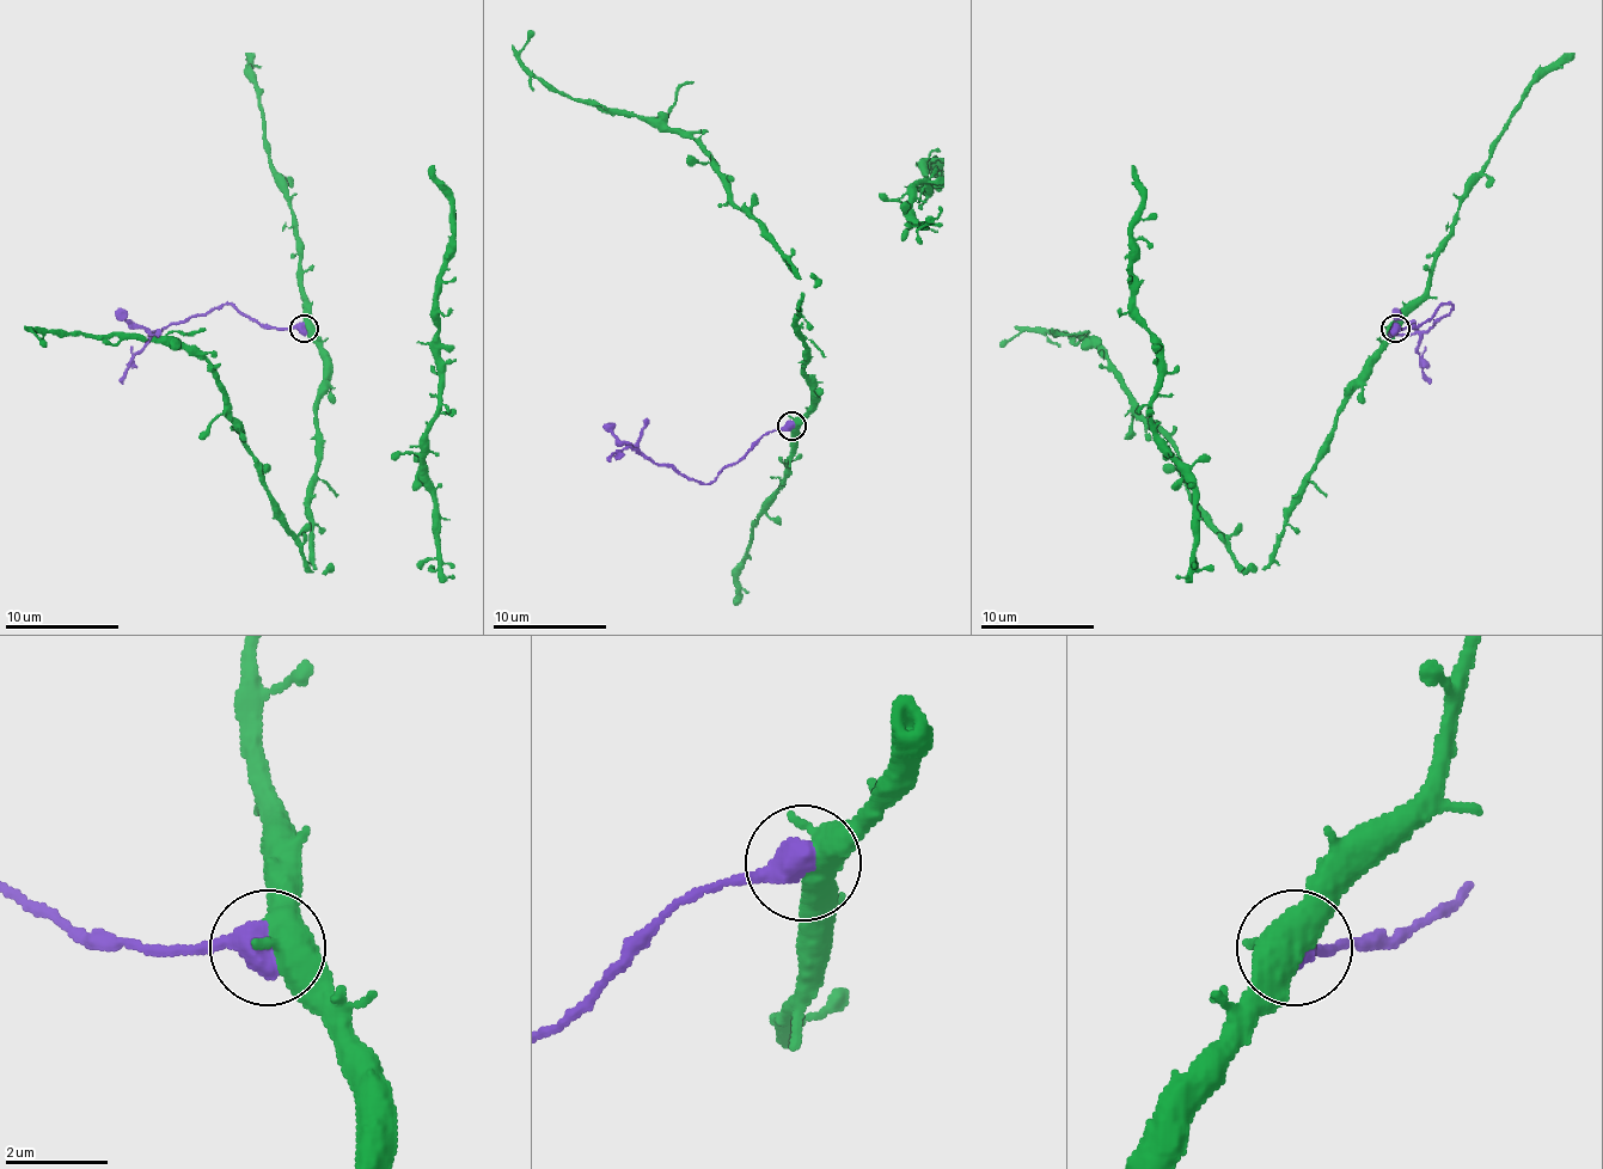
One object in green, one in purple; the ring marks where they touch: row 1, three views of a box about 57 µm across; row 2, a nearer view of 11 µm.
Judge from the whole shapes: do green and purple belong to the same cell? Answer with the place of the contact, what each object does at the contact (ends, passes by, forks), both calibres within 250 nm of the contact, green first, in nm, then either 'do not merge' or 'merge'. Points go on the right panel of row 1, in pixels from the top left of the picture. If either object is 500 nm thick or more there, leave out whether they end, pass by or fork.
(1395, 328) | 550/600 nm | do not merge

